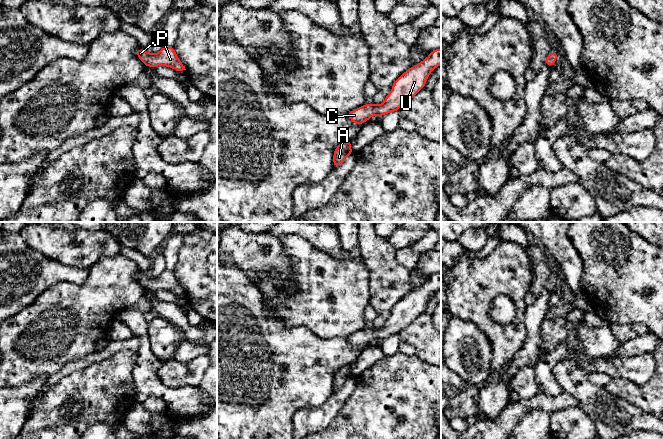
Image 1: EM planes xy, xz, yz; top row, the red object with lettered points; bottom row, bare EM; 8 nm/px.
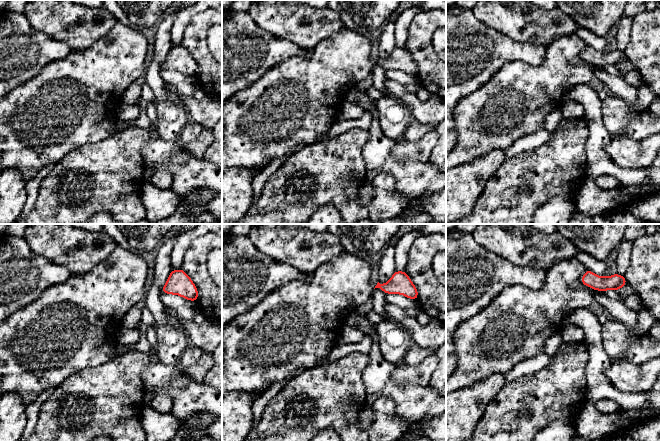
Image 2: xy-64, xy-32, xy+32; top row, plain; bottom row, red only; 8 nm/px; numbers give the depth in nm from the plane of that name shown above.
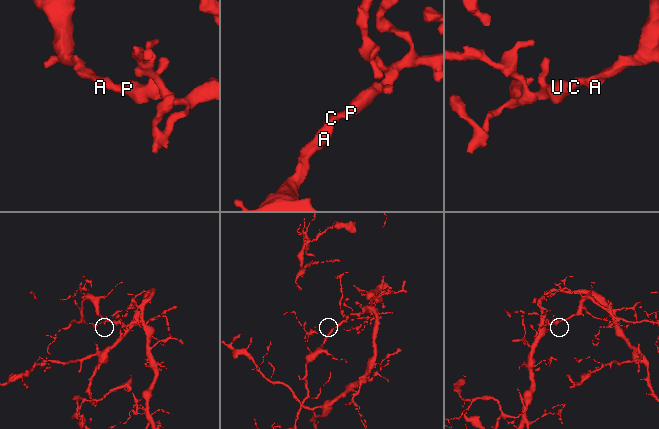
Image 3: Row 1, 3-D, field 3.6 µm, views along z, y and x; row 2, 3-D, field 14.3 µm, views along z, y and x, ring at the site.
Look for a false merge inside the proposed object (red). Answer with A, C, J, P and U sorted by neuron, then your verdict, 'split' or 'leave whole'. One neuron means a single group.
A C J P U; leave whole

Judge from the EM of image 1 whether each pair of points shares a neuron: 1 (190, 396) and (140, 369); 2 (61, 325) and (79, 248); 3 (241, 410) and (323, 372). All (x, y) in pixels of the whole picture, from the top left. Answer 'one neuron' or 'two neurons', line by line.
1: one neuron
2: two neurons
3: one neuron

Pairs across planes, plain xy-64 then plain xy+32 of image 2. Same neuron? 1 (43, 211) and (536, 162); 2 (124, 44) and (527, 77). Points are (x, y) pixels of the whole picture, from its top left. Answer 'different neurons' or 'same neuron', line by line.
1: same neuron
2: same neuron

